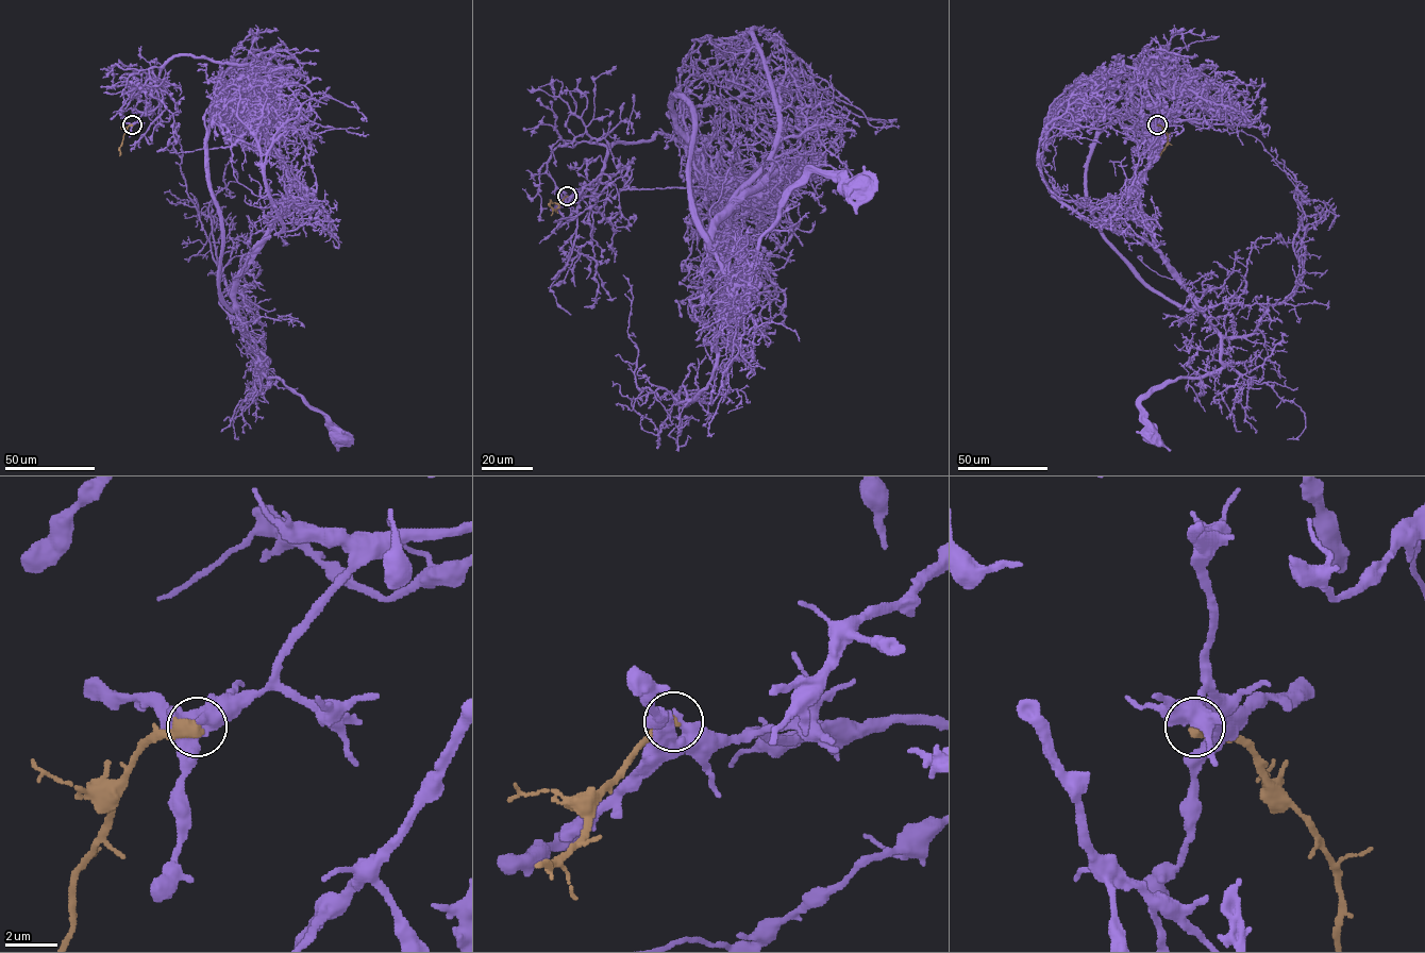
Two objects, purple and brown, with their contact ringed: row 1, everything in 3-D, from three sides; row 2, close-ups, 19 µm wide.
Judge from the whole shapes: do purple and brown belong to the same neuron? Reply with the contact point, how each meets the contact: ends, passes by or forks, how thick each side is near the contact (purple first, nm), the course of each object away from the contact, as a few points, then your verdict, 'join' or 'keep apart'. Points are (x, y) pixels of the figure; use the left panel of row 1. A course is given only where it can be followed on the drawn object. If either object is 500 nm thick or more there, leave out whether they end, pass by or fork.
at (132, 124); 440 nm thick on the purple side, 500 nm on the other; purple runs (132, 124), (161, 101), (177, 152), (242, 139), (279, 160), (287, 198), (235, 308), (264, 372), (342, 437); brown runs (132, 124), (123, 135), (119, 155); keep apart

